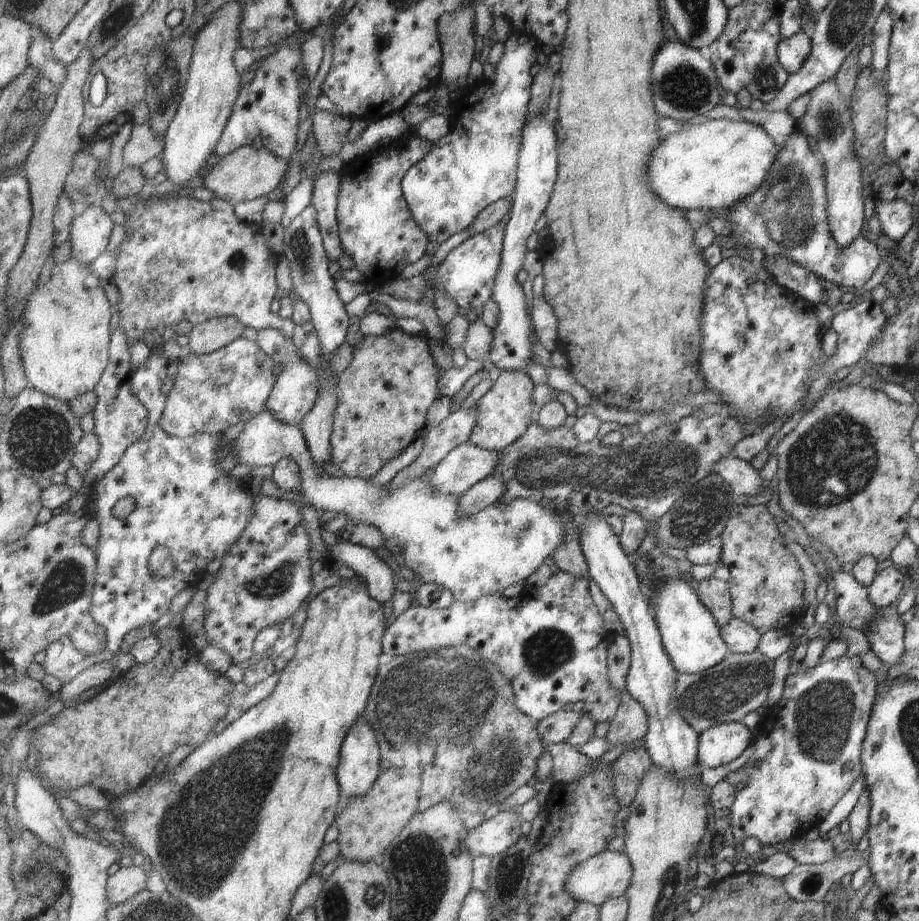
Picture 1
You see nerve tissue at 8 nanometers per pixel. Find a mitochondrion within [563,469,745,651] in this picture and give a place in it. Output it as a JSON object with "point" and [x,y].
{"point":[696,517]}

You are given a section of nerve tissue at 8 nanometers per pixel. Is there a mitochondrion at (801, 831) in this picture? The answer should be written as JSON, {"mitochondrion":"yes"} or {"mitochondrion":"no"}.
{"mitochondrion":"no"}

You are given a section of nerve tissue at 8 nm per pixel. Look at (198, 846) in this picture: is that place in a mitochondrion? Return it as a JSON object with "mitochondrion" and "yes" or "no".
{"mitochondrion":"yes"}

